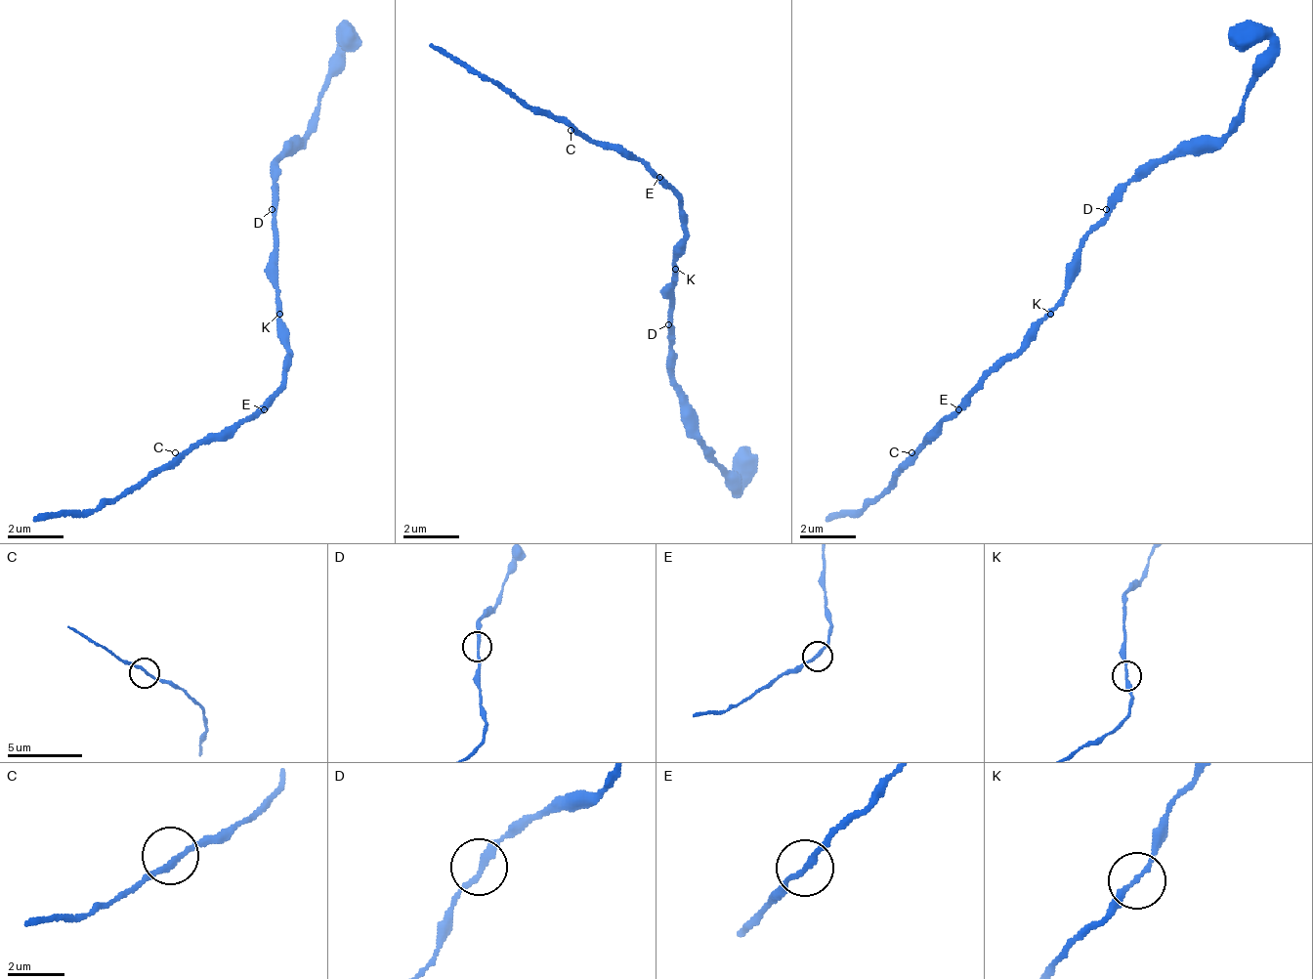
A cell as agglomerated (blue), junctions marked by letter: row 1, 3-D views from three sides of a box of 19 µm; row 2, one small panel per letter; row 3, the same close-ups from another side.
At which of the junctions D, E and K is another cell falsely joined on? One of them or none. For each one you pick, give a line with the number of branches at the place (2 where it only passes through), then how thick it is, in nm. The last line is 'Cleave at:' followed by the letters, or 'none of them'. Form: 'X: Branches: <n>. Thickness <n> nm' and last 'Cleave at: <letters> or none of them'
Cleave at: none of them

